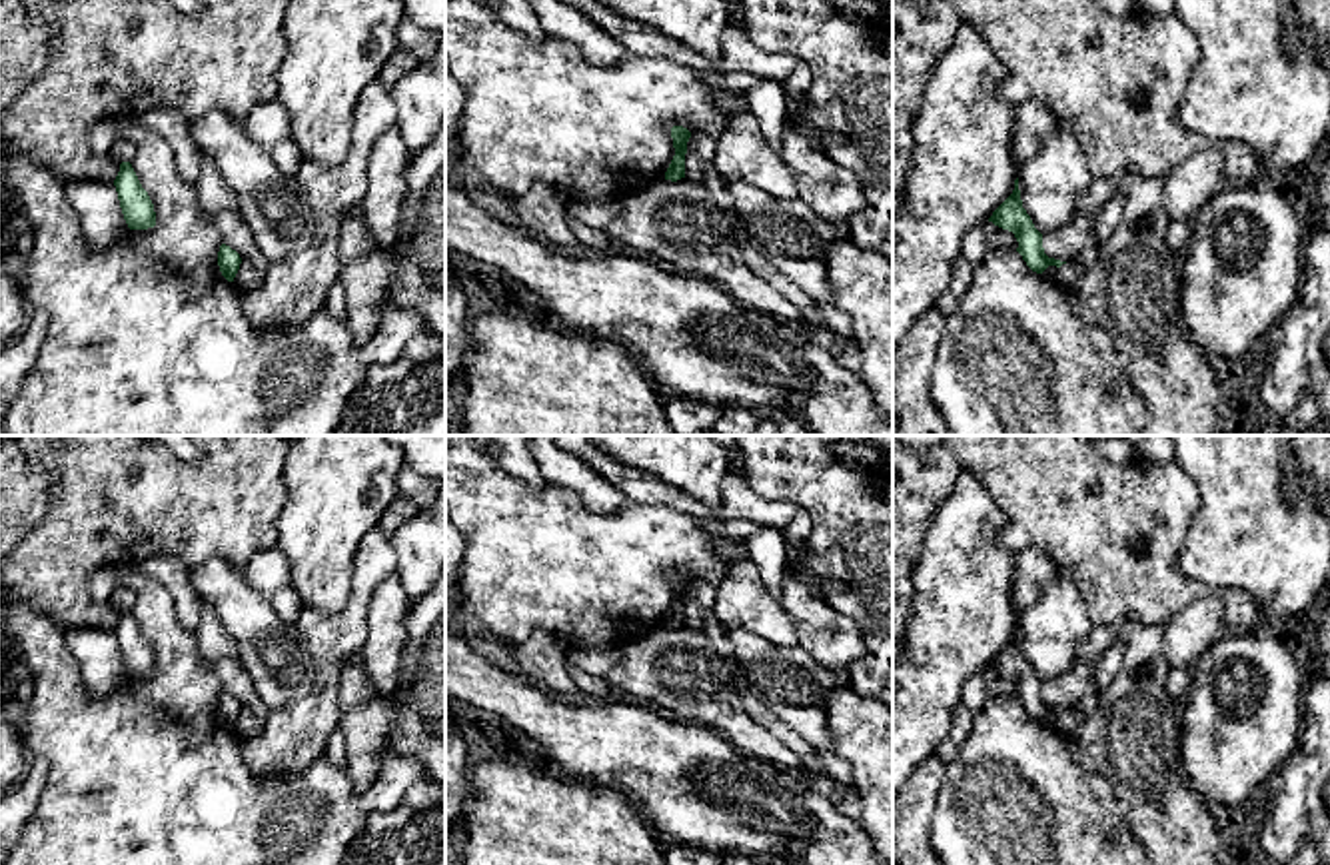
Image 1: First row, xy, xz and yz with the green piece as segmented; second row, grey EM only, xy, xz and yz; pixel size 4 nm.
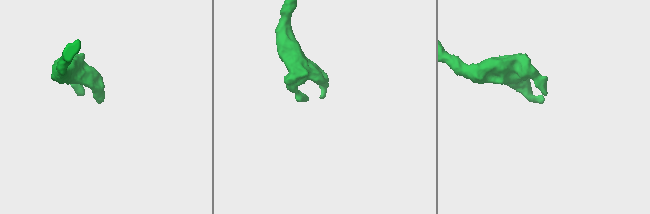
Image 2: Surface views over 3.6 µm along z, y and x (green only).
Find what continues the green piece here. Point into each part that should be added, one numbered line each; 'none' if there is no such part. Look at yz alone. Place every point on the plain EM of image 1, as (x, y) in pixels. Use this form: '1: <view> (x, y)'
none

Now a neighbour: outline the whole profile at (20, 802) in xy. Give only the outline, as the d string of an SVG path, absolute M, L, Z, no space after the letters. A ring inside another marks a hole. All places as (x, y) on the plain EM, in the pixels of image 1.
M30 759L24 781L0 793L0 865L16 843L18 831L32 819L46 779L48 763Z

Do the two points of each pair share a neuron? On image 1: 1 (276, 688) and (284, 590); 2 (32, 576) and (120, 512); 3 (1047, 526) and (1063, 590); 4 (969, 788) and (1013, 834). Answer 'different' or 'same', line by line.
1: different
2: same
3: different
4: same

